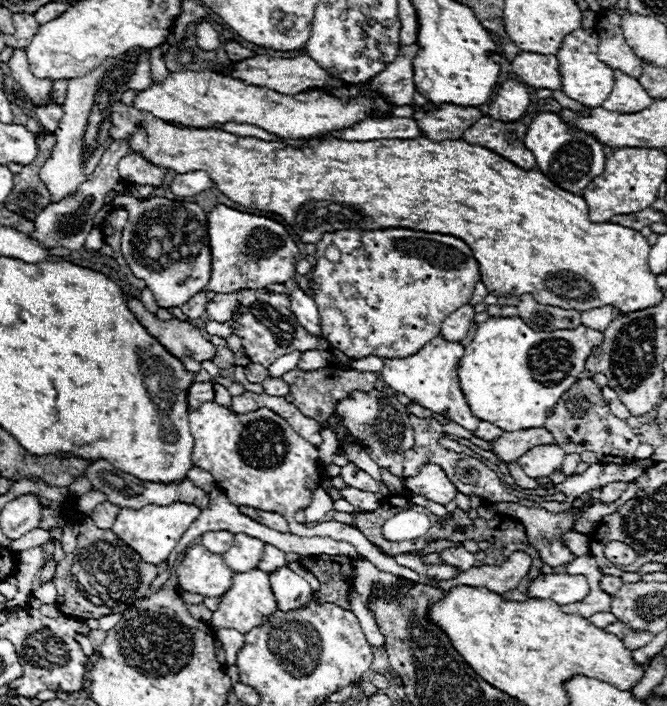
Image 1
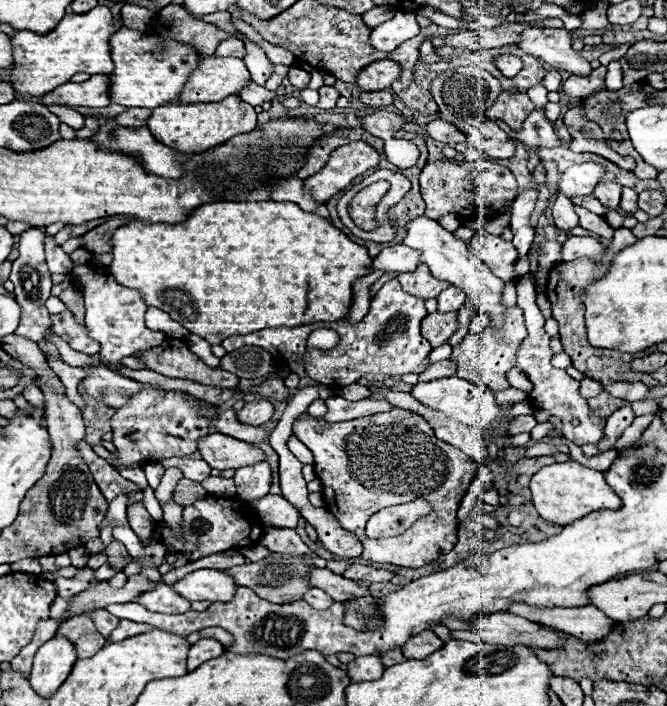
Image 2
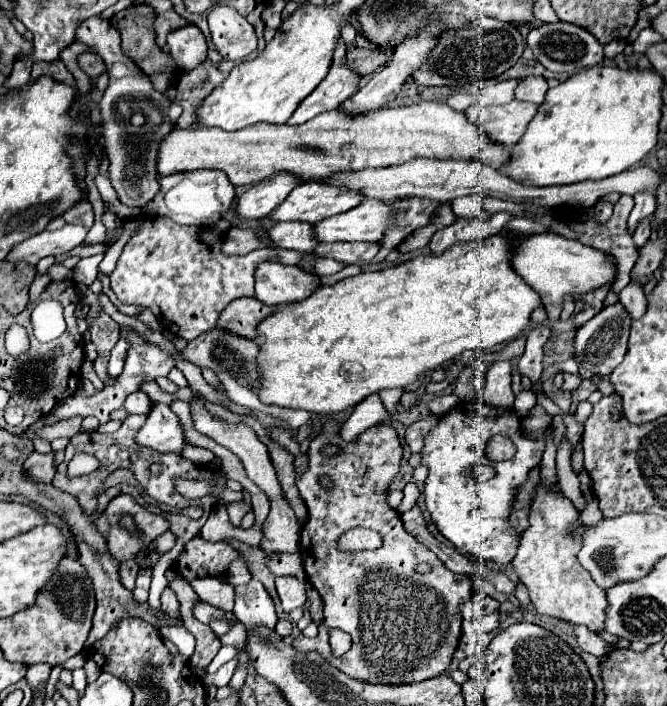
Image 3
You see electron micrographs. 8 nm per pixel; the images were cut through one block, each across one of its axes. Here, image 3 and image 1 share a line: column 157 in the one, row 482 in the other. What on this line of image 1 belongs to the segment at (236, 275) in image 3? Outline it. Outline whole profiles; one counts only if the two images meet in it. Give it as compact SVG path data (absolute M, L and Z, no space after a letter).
M204 402L200 408L190 410L190 428L196 436L192 462L198 468L212 472L218 488L228 496L232 504L248 504L260 510L278 512L283 516L292 534L298 536L328 536L336 542L352 544L364 558L373 563L379 570L390 572L396 576L423 582L424 578L411 569L396 563L394 558L383 555L376 550L360 530L344 526L336 520L318 522L312 528L306 528L294 519L294 512L306 508L312 502L312 496L298 496L294 492L294 482L312 482L314 488L320 482L320 462L318 448L298 436L286 420L276 416L276 412L268 408L260 408L248 414L232 414L224 406L216 402Z

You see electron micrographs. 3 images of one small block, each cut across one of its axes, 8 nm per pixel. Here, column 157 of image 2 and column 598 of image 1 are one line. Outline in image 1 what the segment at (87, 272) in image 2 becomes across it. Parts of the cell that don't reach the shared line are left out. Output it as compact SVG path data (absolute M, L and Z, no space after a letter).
M520 316L488 318L478 324L474 340L460 358L458 380L468 406L480 420L488 420L504 432L542 428L558 398L568 392L586 370L586 360L604 340L602 332L588 326L576 330L534 332Z

